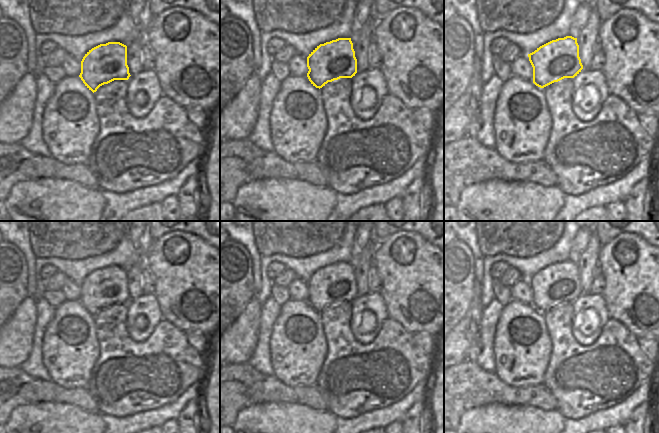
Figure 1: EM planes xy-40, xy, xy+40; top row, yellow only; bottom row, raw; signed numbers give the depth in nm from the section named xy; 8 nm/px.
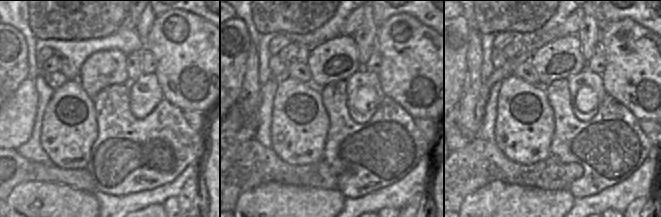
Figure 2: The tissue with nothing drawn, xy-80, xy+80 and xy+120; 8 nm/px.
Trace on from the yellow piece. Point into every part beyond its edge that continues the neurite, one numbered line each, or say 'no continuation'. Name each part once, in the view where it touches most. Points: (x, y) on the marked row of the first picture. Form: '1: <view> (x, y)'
no continuation

